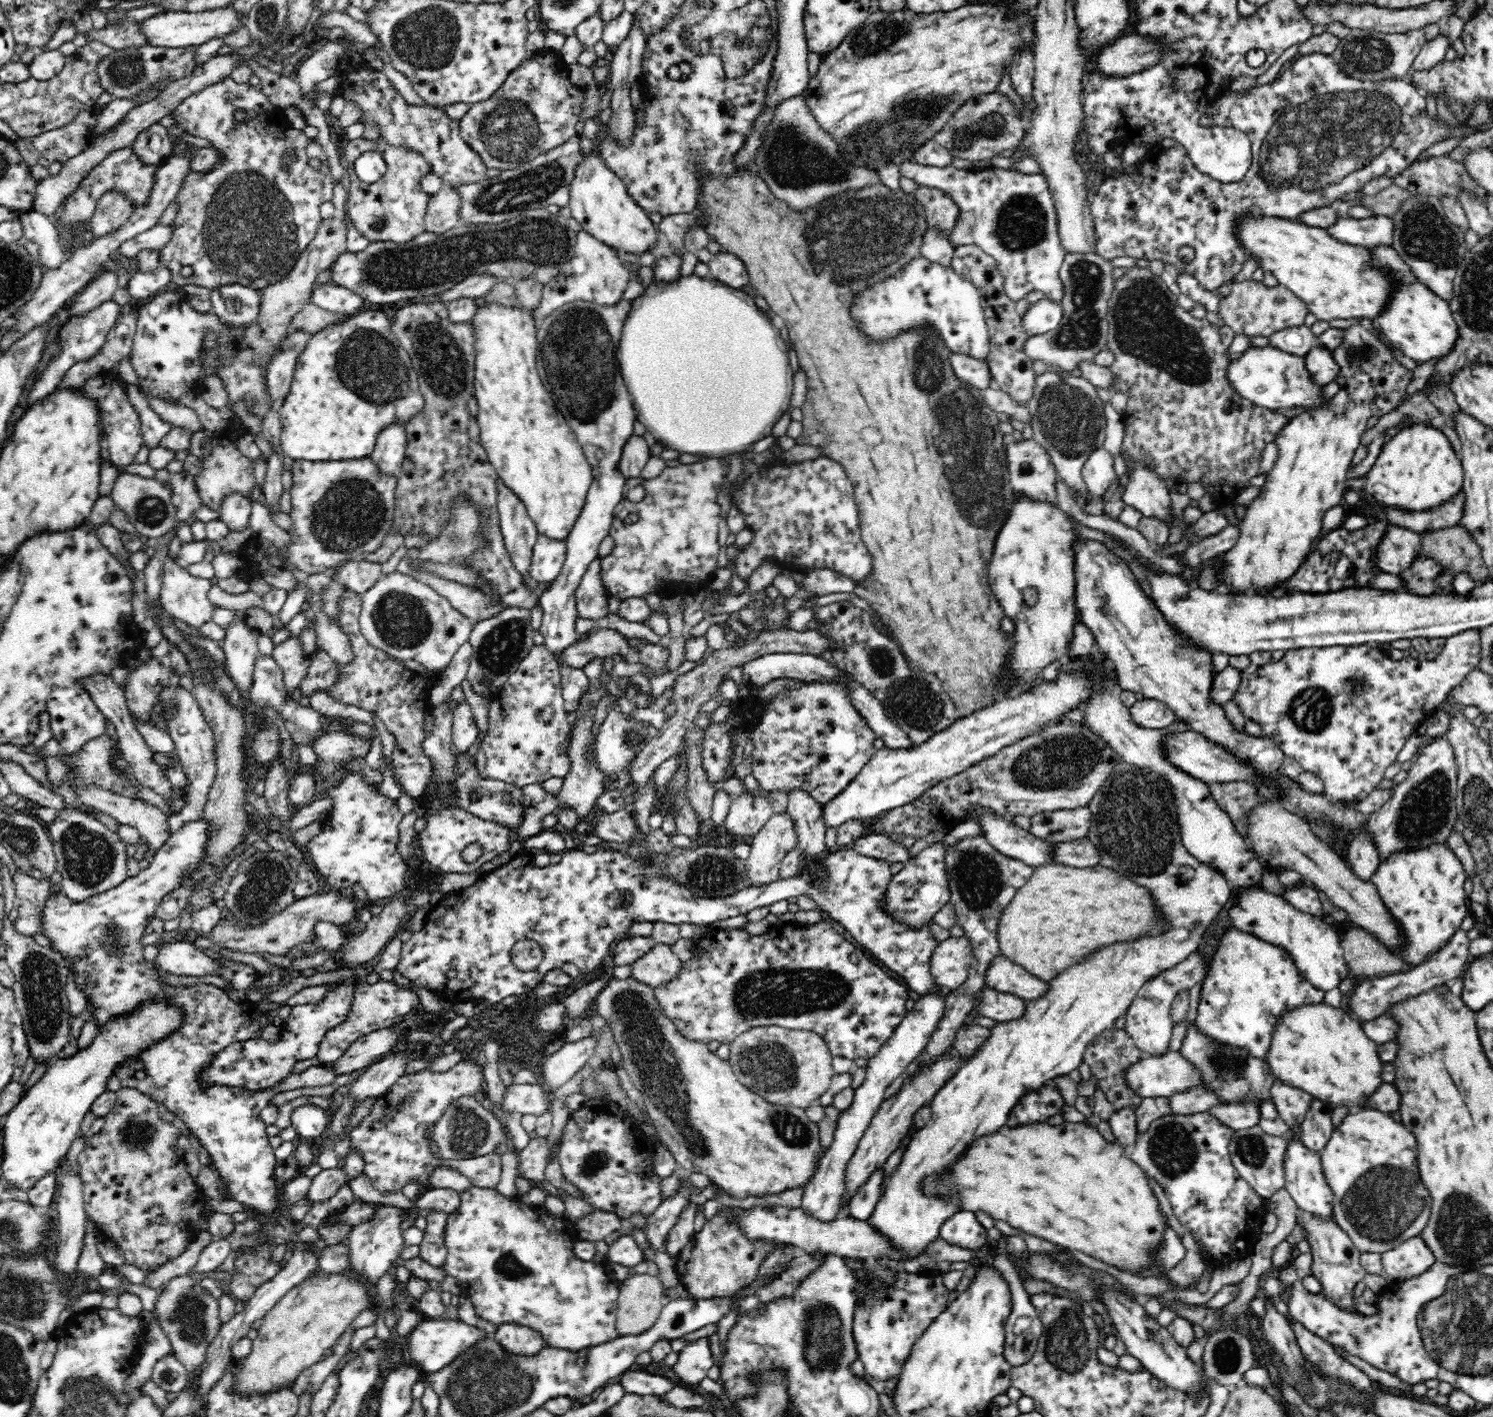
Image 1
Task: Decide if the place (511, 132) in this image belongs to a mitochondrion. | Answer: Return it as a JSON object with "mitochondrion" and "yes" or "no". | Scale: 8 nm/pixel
{"mitochondrion":"yes"}

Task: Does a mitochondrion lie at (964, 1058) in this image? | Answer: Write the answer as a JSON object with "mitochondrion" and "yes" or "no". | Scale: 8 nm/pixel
{"mitochondrion":"no"}

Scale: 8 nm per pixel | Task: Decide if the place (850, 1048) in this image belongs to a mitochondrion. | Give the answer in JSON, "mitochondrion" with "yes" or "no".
{"mitochondrion":"no"}

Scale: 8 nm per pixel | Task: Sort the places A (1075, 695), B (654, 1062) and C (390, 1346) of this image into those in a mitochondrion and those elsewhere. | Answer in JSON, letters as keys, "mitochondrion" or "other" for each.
{"A":"other","B":"mitochondrion","C":"other"}

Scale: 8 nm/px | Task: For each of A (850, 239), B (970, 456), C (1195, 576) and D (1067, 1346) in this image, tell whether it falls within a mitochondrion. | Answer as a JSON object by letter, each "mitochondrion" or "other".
{"A":"mitochondrion","B":"mitochondrion","C":"other","D":"mitochondrion"}

